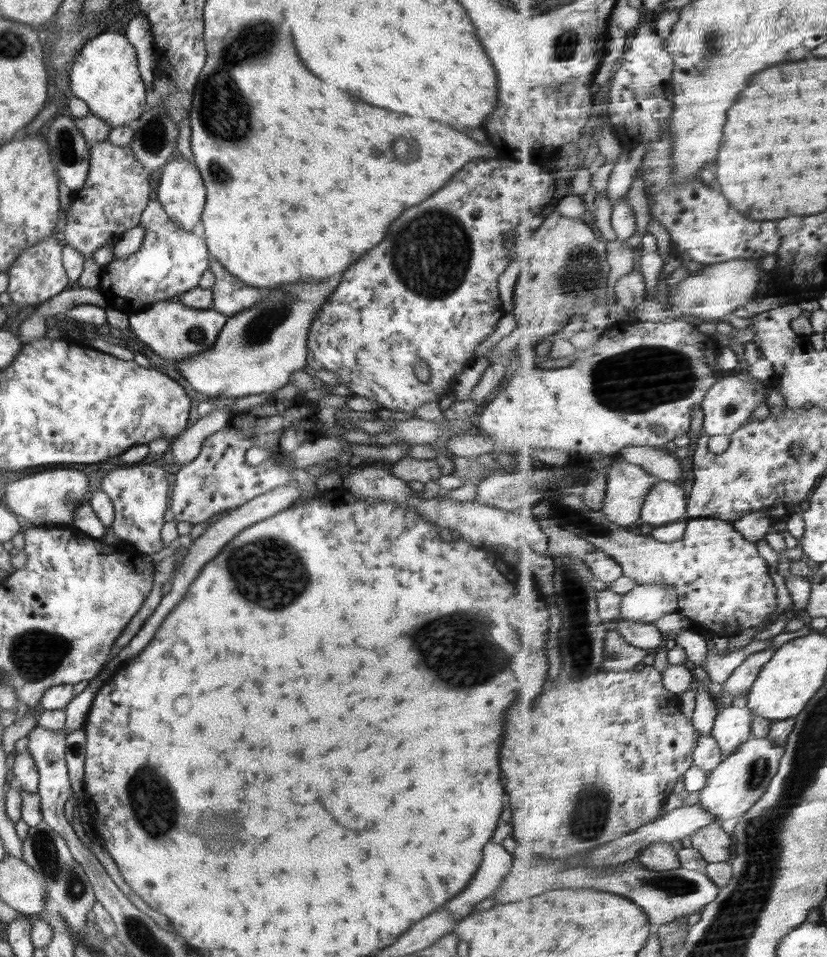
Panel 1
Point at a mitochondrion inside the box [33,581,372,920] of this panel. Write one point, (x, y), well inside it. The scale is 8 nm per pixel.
(152, 805)

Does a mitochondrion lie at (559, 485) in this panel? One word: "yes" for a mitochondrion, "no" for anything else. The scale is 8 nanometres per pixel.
yes

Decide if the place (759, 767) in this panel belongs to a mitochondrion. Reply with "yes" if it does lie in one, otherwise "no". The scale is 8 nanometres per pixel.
yes

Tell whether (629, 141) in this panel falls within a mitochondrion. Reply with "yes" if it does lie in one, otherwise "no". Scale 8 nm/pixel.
no

